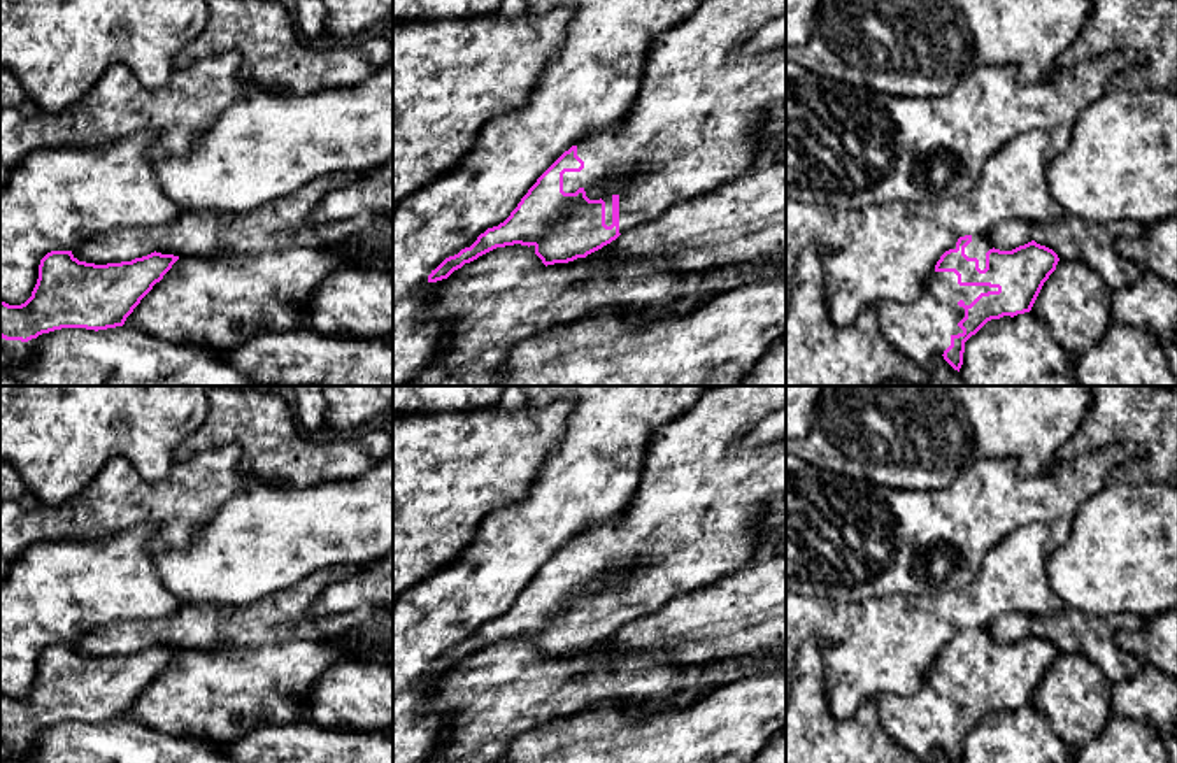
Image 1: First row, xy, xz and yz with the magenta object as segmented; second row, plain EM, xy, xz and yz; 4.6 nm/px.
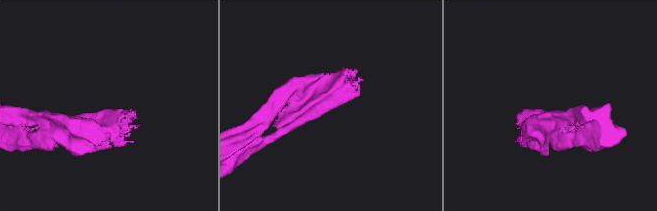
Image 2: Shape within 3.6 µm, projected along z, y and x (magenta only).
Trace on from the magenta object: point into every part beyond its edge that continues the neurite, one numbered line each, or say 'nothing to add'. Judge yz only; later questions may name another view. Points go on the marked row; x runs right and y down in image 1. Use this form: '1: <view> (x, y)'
1: yz (921, 328)

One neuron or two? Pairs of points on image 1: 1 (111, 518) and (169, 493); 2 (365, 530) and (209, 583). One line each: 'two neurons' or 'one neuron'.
1: one neuron
2: one neuron

